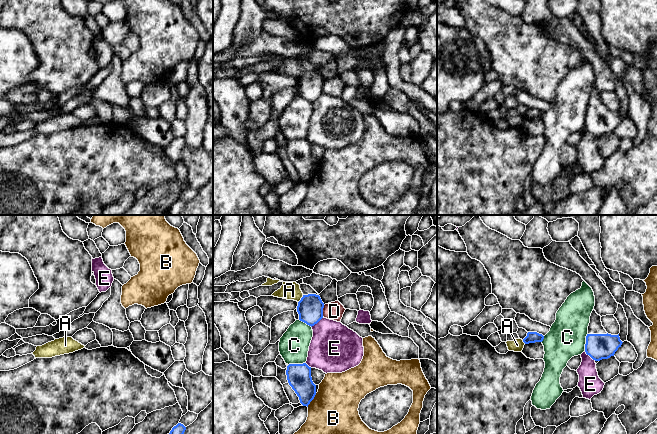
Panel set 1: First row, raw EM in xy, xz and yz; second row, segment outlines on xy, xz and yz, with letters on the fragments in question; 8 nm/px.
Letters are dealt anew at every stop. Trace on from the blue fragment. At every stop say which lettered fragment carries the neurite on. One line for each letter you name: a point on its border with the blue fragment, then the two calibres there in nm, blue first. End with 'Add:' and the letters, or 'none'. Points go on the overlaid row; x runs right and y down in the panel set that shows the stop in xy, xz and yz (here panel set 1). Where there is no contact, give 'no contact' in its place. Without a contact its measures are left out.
Add: none

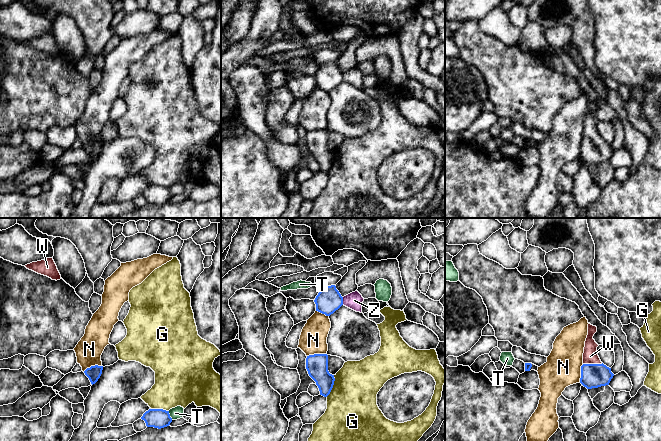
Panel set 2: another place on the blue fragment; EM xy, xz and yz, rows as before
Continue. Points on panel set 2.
W: meets blue in yz at (592, 364); 190 nm thick on the blue side, 120 nm on the other
Add: W

